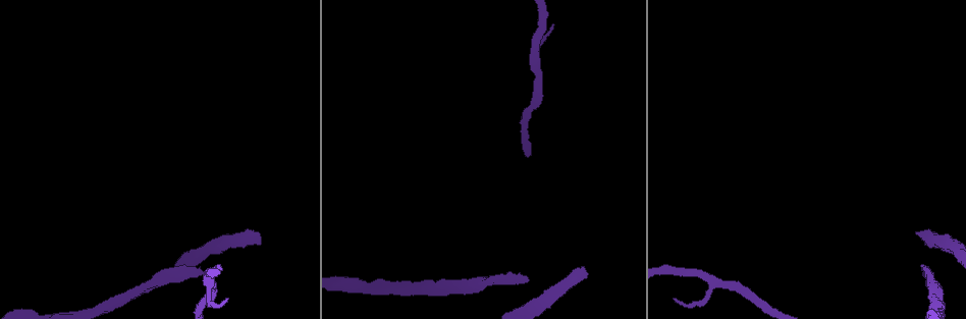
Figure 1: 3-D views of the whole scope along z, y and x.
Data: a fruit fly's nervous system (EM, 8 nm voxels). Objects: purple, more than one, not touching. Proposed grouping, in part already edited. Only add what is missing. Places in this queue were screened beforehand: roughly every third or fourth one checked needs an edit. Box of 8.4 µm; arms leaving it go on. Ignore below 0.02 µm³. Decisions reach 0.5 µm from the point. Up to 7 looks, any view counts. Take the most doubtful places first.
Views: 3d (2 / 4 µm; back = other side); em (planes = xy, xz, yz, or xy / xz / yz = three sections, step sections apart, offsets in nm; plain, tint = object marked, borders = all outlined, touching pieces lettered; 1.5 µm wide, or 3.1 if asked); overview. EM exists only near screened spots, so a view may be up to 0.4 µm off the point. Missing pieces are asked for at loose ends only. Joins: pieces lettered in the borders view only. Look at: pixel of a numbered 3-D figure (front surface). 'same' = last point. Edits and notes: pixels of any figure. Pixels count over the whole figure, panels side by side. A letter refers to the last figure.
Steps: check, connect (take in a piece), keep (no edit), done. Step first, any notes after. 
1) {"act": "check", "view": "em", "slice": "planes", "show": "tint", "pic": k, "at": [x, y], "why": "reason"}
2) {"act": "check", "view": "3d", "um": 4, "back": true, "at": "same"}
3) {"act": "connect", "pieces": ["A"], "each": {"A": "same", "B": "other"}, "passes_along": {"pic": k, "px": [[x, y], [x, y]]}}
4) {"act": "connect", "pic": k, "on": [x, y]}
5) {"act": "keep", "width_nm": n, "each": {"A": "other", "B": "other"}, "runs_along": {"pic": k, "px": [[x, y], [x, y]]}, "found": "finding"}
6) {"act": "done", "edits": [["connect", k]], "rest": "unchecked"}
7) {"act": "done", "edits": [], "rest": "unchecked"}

{"act": "check", "view": "em", "slice": "planes", "show": "borders", "pic": 1, "at": [203, 272]}

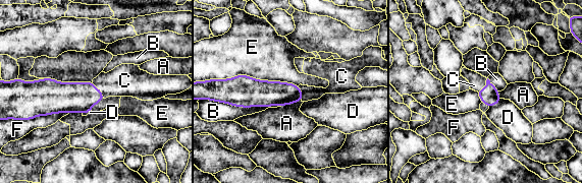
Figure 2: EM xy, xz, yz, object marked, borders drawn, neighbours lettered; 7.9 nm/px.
{"act": "connect", "pieces": ["C"], "each": {"A": "other", "B": "other", "C": "same", "D": "other", "E": "other", "F": "other"}, "passes_along": {"pic": 2, "px": [[68, 97], [99, 89], [126, 79]]}, "found": "the neuron continues"}

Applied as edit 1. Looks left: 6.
{"act": "check", "view": "overview", "why": "redraw"}

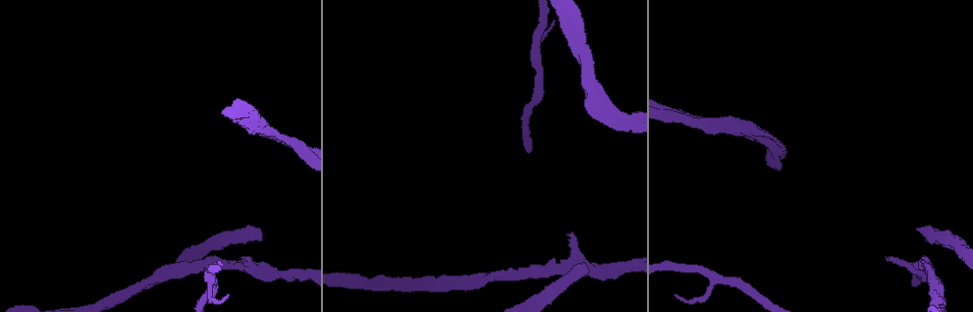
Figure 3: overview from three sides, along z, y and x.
{"act": "check", "view": "em", "slice": "planes", "show": "tint", "pic": 3, "at": [584, 263]}

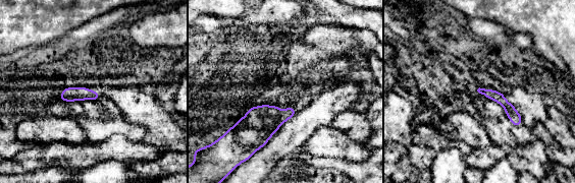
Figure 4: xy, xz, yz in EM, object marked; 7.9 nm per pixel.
{"act": "check", "view": "em", "slice": "planes", "show": "borders", "at": "same", "why": "what lies round it"}

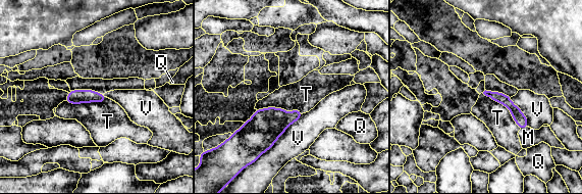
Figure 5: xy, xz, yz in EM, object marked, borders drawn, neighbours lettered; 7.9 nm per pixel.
{"act": "connect", "pieces": ["T"], "each": {"M": "other", "Q": "other", "T": "same", "V": "other"}, "passes_along": {"pic": 5, "px": [[260, 133], [279, 108], [306, 94]]}, "found": "the neuron continues"}

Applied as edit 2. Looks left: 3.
{"act": "done", "edits": [["connect", 2], ["connect", 5]], "rest": "unchecked"}

